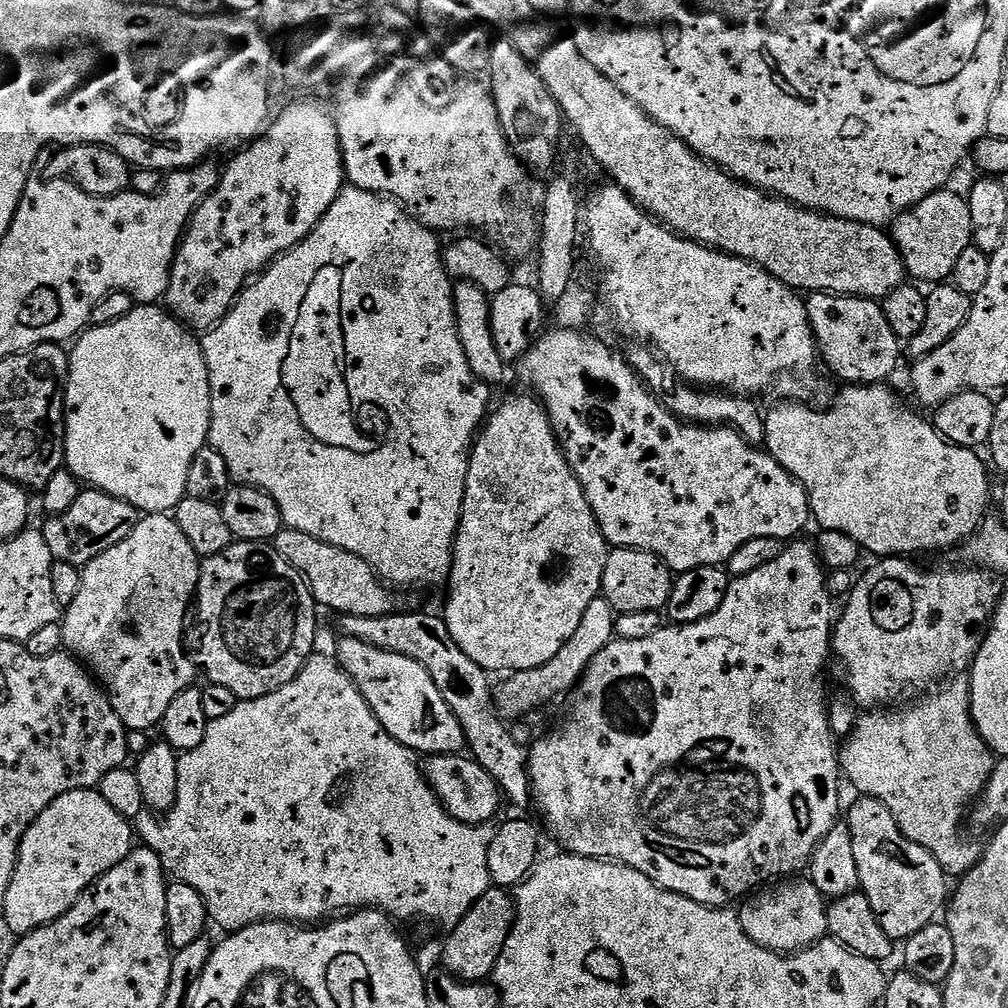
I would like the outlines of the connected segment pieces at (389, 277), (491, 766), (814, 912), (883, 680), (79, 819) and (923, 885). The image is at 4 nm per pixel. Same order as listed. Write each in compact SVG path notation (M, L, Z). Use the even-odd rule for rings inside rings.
M345 187L312 233L298 246L273 260L241 292L223 322L202 336L212 399L208 444L226 458L233 481L240 486L257 488L274 498L287 527L302 530L302 534L310 534L310 538L318 538L362 558L381 581L397 584L400 588L447 585L452 569L452 547L466 494L468 458L474 437L490 408L489 385L473 375L456 332L456 311L452 302L454 284L444 268L439 239L435 231L417 223L395 200L361 188Z
M397 610L391 616L340 616L338 622L340 622L341 633L344 636L353 636L356 640L361 640L370 646L381 648L387 652L397 652L422 665L426 674L430 674L430 678L434 678L434 686L438 686L438 694L442 694L442 698L446 698L446 706L450 706L450 710L458 718L458 722L464 731L467 751L472 759L478 762L478 766L482 766L482 770L486 770L486 774L490 774L490 778L494 778L494 782L501 790L503 799L507 803L509 800L512 804L529 803L528 752L504 729L505 721L493 708L494 688L491 683L488 685L489 673L485 672L482 666L478 666L478 662L471 660L460 649L458 642L454 642L450 630L439 615L431 616L428 612Z
M784 878L771 886L761 887L739 905L738 915L744 933L771 952L801 952L828 936L826 897L808 878Z
M884 558L861 578L856 584L856 589L848 596L848 605L844 608L844 613L839 613L834 624L832 642L830 645L834 656L844 663L844 668L848 671L848 688L851 699L855 701L861 709L880 710L885 706L896 706L901 703L900 699L907 694L911 688L920 688L923 684L928 684L931 680L940 680L944 675L954 675L958 671L967 673L971 669L973 660L976 659L980 644L984 640L985 631L990 623L992 612L996 608L998 599L998 587L991 580L989 573L984 570L980 572L923 572L920 568L915 568L912 562L904 558Z
M74 790L70 794L62 794L26 830L20 839L20 853L16 859L14 878L10 882L10 890L6 890L6 910L2 914L4 924L13 932L13 937L27 936L29 932L38 930L66 914L78 902L78 898L86 889L92 887L102 874L106 874L122 858L126 858L134 847L134 828L124 819L118 810L113 810L110 802L102 798L98 790Z
M856 798L848 812L846 827L850 842L854 842L859 891L870 902L878 926L893 942L903 942L933 923L950 896L950 880L944 867L922 846L907 840L901 825L882 802Z

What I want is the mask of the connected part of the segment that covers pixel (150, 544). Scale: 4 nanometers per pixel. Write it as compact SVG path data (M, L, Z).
M148 514L137 519L134 530L118 546L110 546L106 554L98 554L98 558L83 565L82 586L78 586L74 602L70 602L62 616L64 648L91 669L128 731L147 733L155 724L157 727L170 702L182 690L193 687L192 679L198 676L195 663L184 657L183 640L184 619L190 616L201 563L201 557L186 542L186 536L171 515Z

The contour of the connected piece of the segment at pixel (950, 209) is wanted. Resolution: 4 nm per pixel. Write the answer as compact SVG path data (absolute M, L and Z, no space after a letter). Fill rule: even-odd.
M941 190L922 198L914 207L896 217L890 228L892 243L899 252L900 261L904 264L905 273L916 280L925 280L928 286L935 286L947 281L952 275L954 266L958 263L958 257L962 250L973 247L972 227L970 226L970 206L963 195L956 192Z

